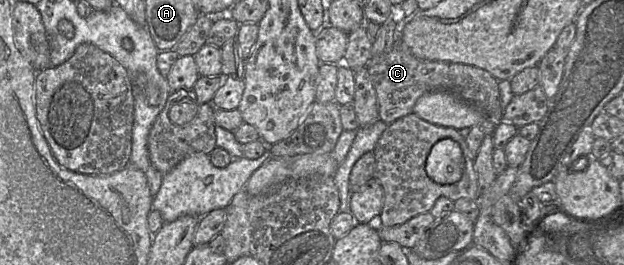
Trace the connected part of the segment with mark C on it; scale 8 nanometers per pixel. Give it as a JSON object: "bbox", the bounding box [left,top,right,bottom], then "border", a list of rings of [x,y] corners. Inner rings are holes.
{"bbox":[366,27,504,124],"border":[[[401,27],[391,50],[383,55],[373,55],[367,63],[366,68],[369,71],[377,93],[379,119],[386,124],[391,124],[397,119],[410,114],[413,112],[414,105],[421,96],[438,90],[445,90],[456,94],[467,103],[479,109],[486,117],[496,118],[497,120],[502,119],[504,110],[501,108],[499,80],[488,71],[476,66],[464,63],[429,61],[415,57],[401,40]]]}

